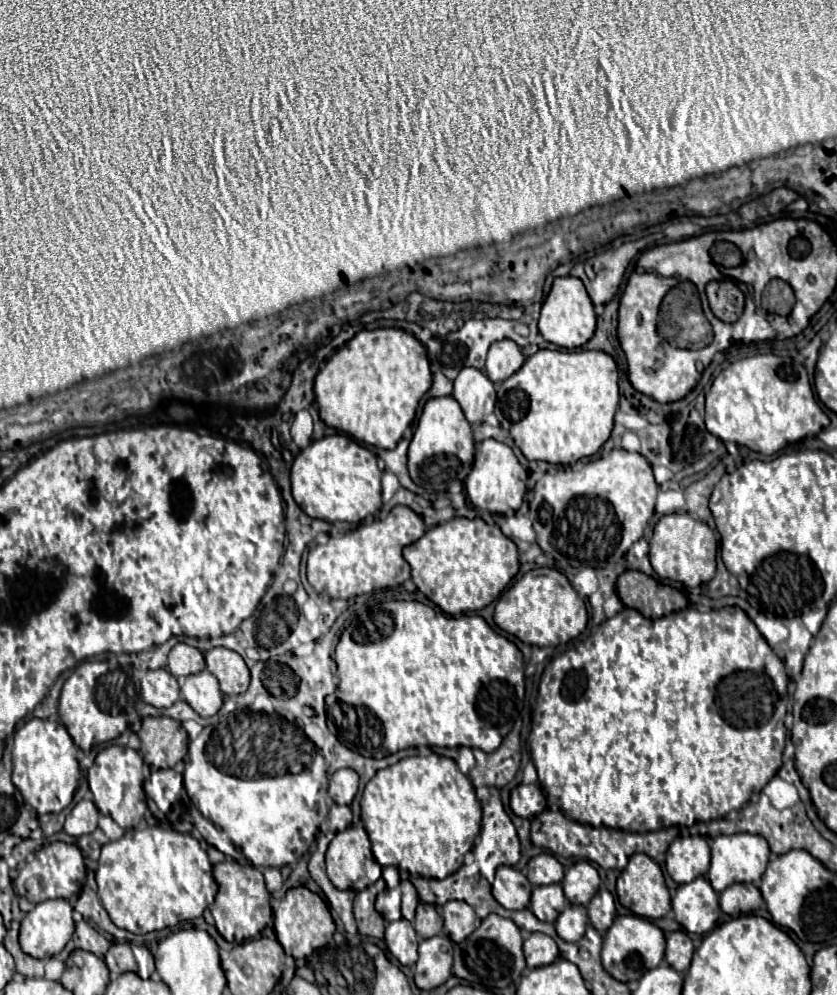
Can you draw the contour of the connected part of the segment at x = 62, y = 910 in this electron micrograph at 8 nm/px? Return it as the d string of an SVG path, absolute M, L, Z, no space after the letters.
M49 899L37 903L21 923L21 949L37 959L57 955L73 935L73 907L67 899Z

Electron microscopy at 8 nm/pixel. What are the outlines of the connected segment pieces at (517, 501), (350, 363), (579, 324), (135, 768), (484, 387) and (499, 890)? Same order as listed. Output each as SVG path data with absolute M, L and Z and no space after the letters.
M485 439L475 451L475 463L465 479L465 489L477 509L487 509L491 513L505 513L509 509L517 511L523 503L528 478L528 472L521 467L509 445L495 439Z
M375 329L375 331L359 331L351 341L347 341L335 355L323 365L323 369L315 377L315 399L319 407L321 419L357 441L367 445L375 445L381 449L395 449L403 431L415 419L415 411L419 399L431 387L431 371L427 349L419 343L411 333L403 329Z
M557 277L553 281L551 293L547 295L543 307L541 307L541 317L539 317L539 333L545 337L545 341L551 341L559 347L565 349L575 349L585 345L593 333L595 333L595 311L593 303L577 277Z
M111 745L105 747L93 767L89 769L89 787L95 797L95 805L103 815L113 817L123 829L137 827L143 819L143 813L147 811L147 797L143 789L144 781L149 777L150 771L147 764L141 759L141 755L131 747Z
M465 367L459 371L453 387L453 397L461 405L467 421L471 425L481 423L483 415L493 413L495 407L495 383L475 367Z
M499 867L493 883L493 897L505 909L525 909L531 899L533 885L513 867Z

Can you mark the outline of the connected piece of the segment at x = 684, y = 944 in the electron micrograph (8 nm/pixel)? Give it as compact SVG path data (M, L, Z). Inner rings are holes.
M675 931L667 935L667 949L665 949L665 961L675 967L675 971L685 973L691 965L691 957L693 957L693 941L689 939L689 935L685 931Z

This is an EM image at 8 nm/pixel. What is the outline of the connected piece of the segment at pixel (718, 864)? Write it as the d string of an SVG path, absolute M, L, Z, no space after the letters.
M737 833L737 835L719 835L711 839L711 869L707 873L711 887L721 893L733 883L755 883L761 879L767 861L769 861L769 845L761 835Z

